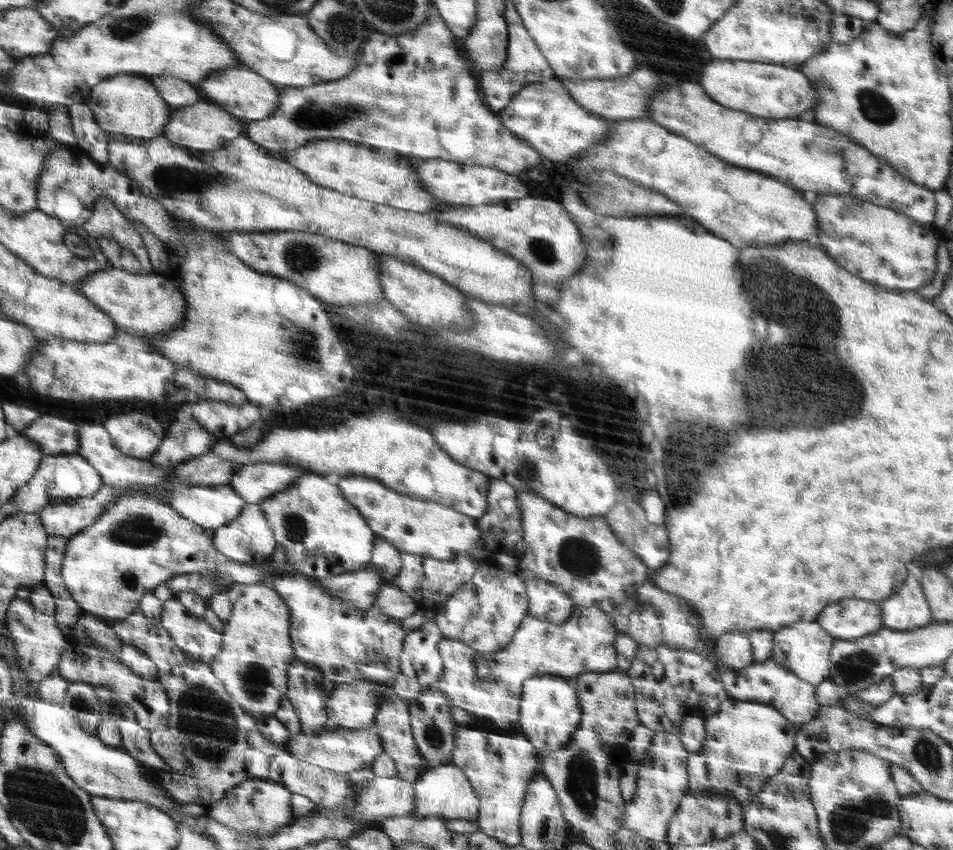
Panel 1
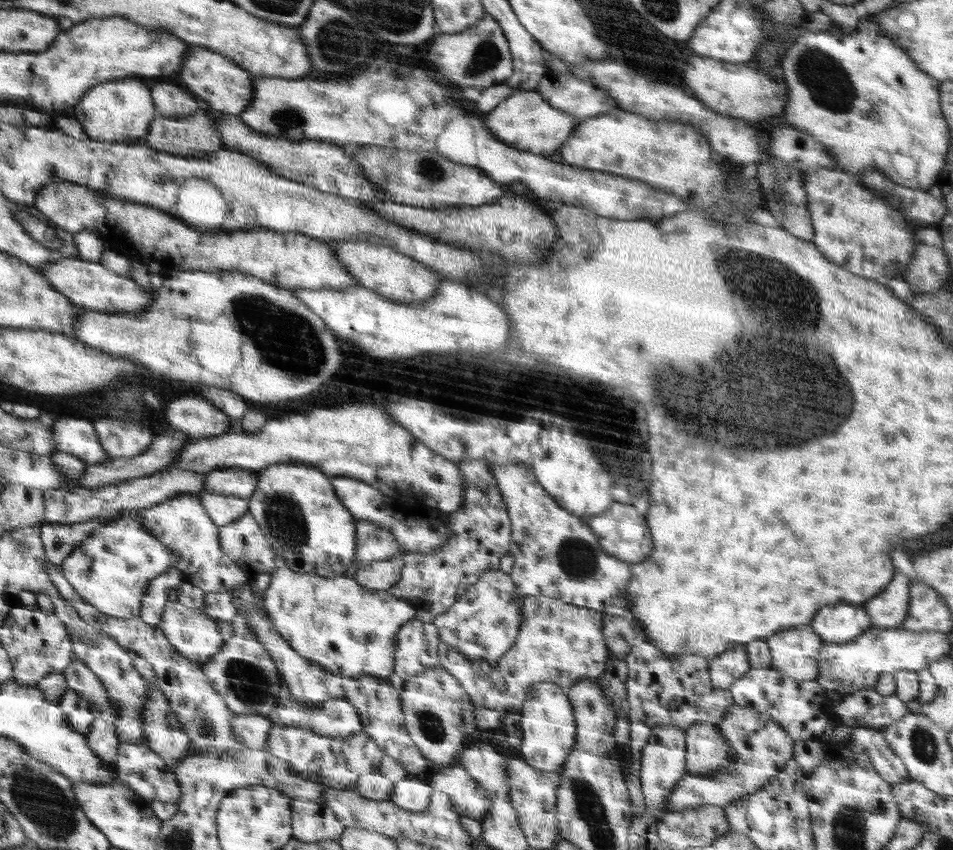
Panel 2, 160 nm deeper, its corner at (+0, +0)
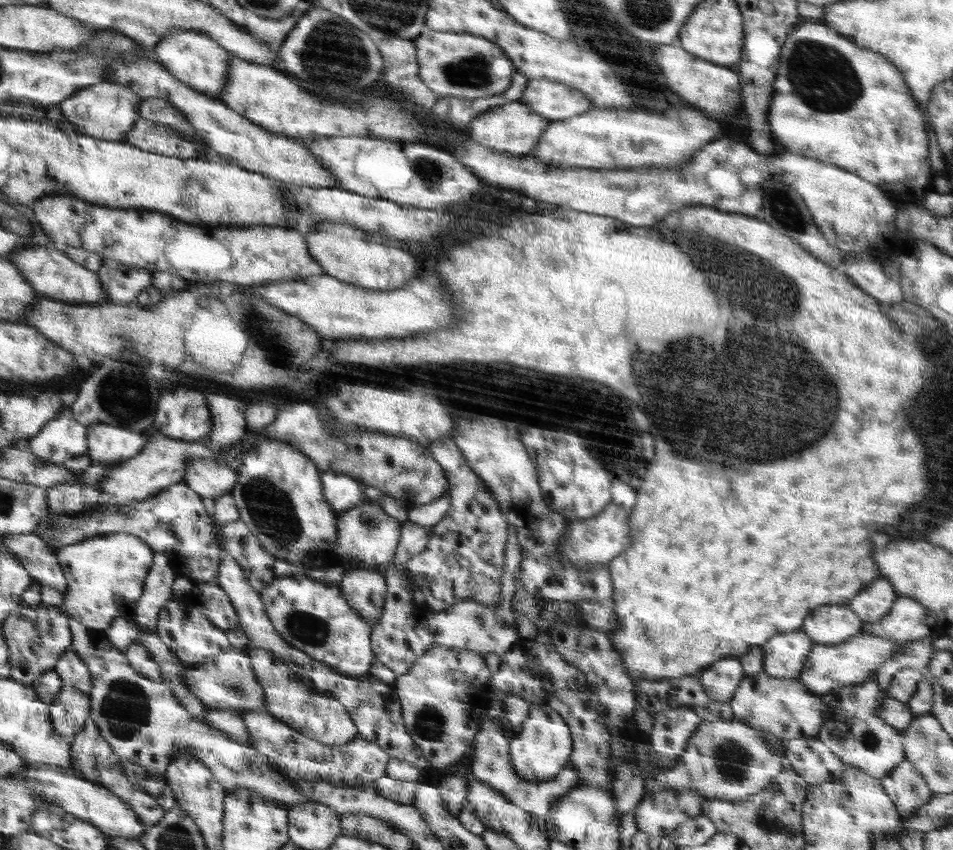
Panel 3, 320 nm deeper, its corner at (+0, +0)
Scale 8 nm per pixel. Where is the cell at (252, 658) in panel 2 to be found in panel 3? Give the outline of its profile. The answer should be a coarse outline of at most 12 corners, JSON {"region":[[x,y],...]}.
{"region":[[231,647],[186,674],[206,707],[266,706],[252,660]]}

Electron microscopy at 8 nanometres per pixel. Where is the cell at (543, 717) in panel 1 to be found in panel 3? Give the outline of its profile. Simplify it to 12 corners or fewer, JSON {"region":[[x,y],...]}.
{"region":[[546,704],[530,705],[509,740],[515,773],[554,778],[573,751],[570,728]]}

